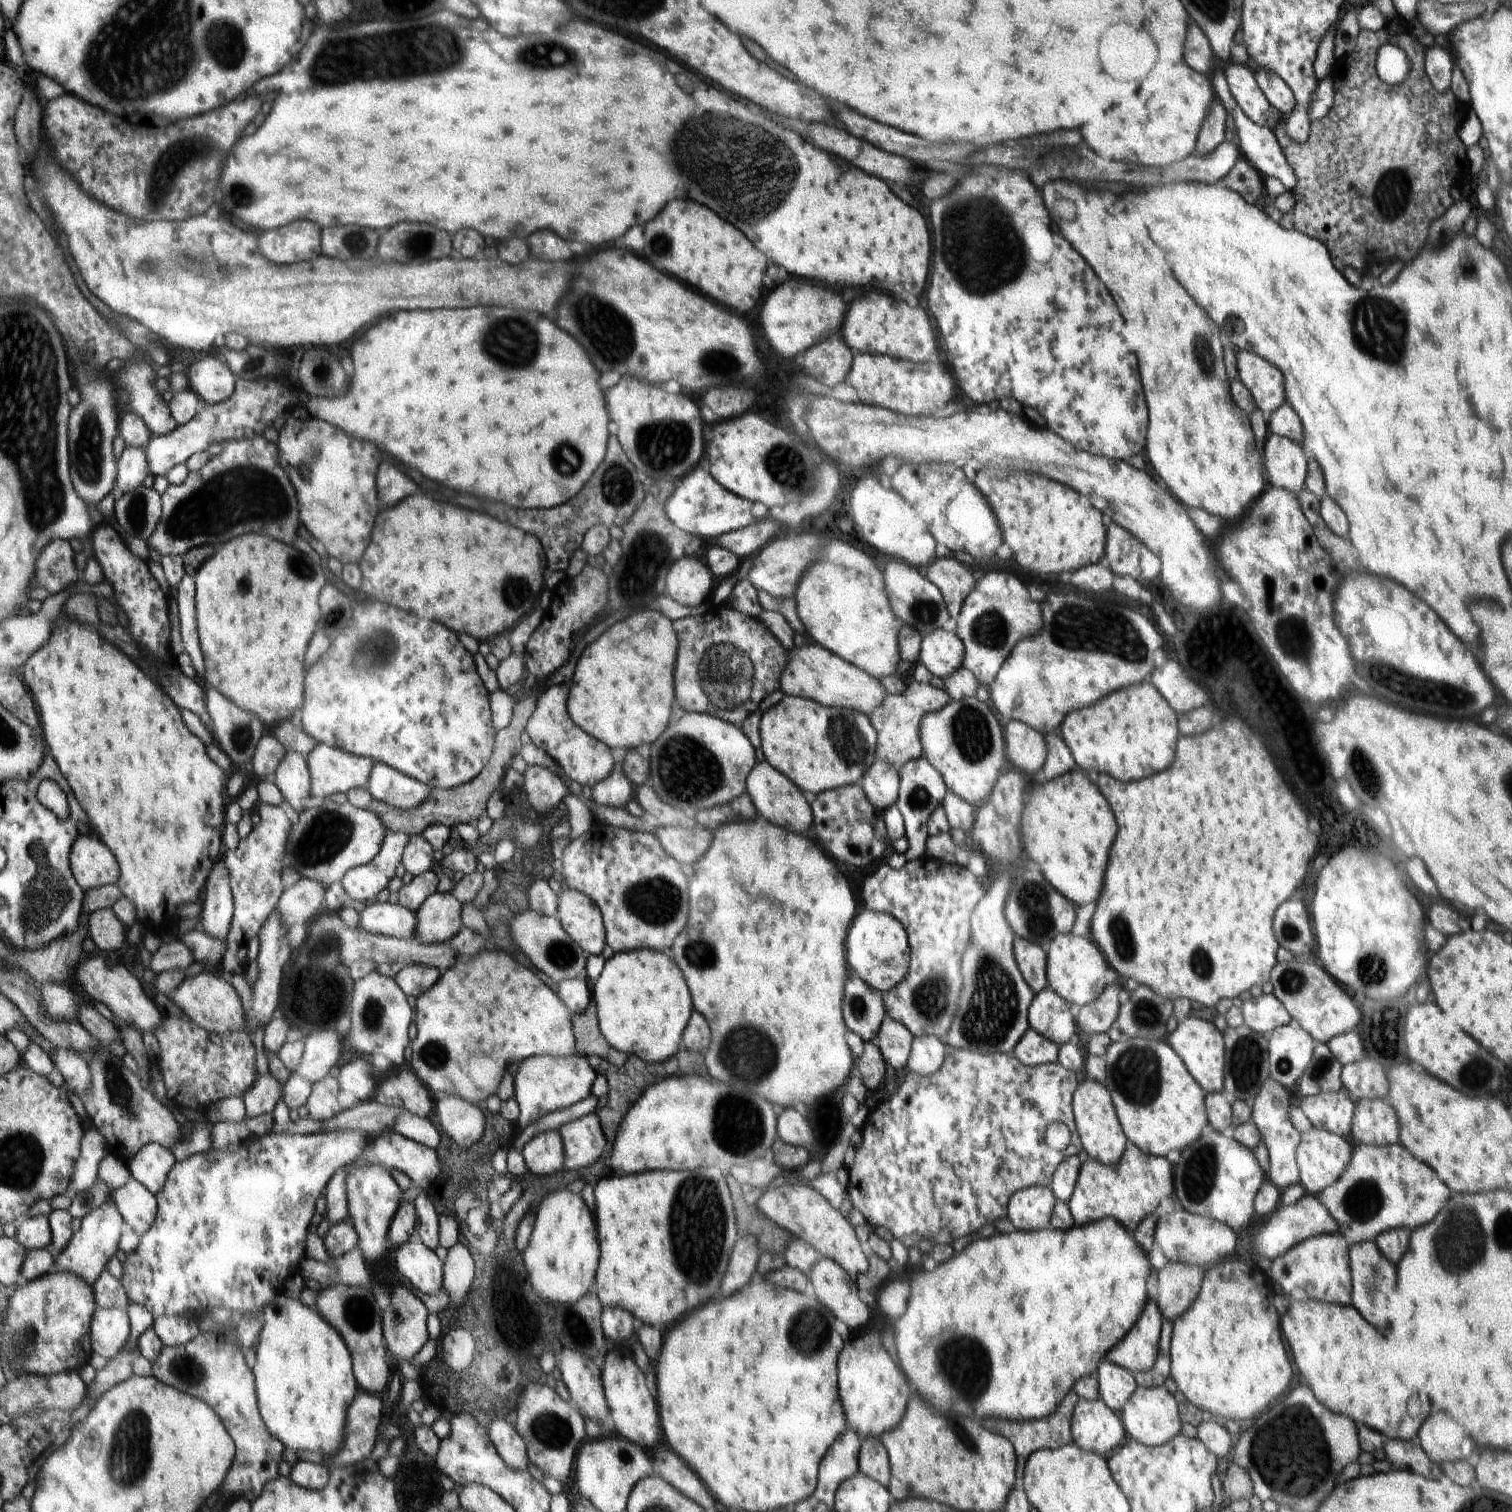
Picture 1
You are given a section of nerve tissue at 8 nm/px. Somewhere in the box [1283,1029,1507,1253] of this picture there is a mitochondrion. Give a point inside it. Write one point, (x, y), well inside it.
(1363, 1200)

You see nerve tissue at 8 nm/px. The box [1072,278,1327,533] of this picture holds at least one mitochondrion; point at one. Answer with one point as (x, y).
(1203, 353)

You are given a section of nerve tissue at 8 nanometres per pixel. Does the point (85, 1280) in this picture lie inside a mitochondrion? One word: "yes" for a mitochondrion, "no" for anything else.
no

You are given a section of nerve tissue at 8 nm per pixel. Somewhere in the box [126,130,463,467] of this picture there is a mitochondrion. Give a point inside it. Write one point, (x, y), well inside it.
(160, 183)

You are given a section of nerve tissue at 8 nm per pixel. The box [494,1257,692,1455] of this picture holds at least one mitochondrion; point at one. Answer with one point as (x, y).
(552, 1431)

